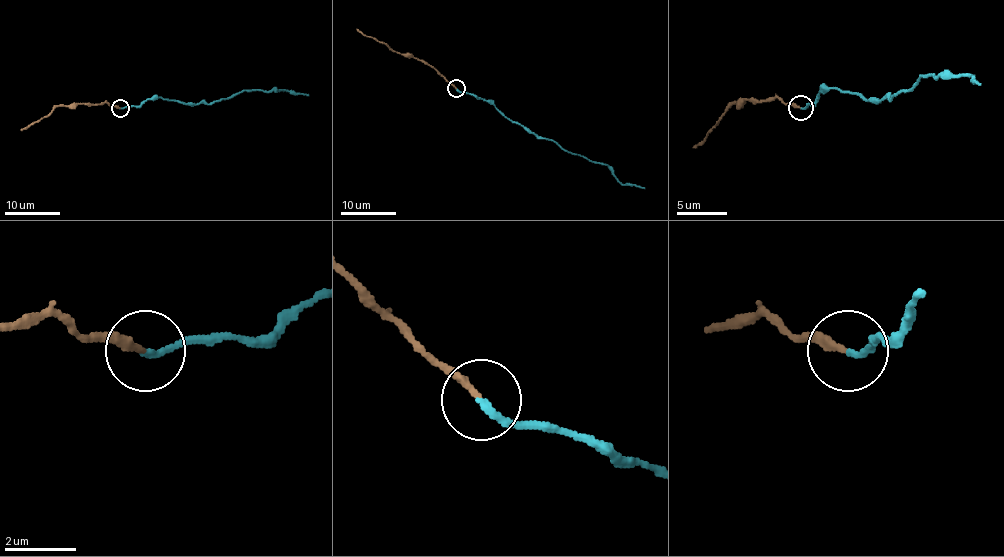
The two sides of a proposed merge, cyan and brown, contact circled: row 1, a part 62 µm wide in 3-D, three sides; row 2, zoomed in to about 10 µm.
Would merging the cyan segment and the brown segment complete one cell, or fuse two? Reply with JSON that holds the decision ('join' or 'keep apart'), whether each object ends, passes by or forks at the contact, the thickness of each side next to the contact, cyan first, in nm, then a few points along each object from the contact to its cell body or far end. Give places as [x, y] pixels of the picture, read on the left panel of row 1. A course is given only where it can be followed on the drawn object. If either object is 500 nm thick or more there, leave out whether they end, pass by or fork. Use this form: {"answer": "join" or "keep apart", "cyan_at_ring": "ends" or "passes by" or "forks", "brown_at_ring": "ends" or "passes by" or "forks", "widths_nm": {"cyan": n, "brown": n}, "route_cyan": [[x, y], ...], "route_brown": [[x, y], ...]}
{"answer": "join", "cyan_at_ring": "ends", "brown_at_ring": "ends", "widths_nm": {"cyan": 190, "brown": 200}, "route_cyan": [[120, 108], [141, 105], [159, 97], [211, 104], [245, 90], [285, 90], [309, 96]], "route_brown": [[120, 108], [106, 103], [57, 105], [21, 130]]}

